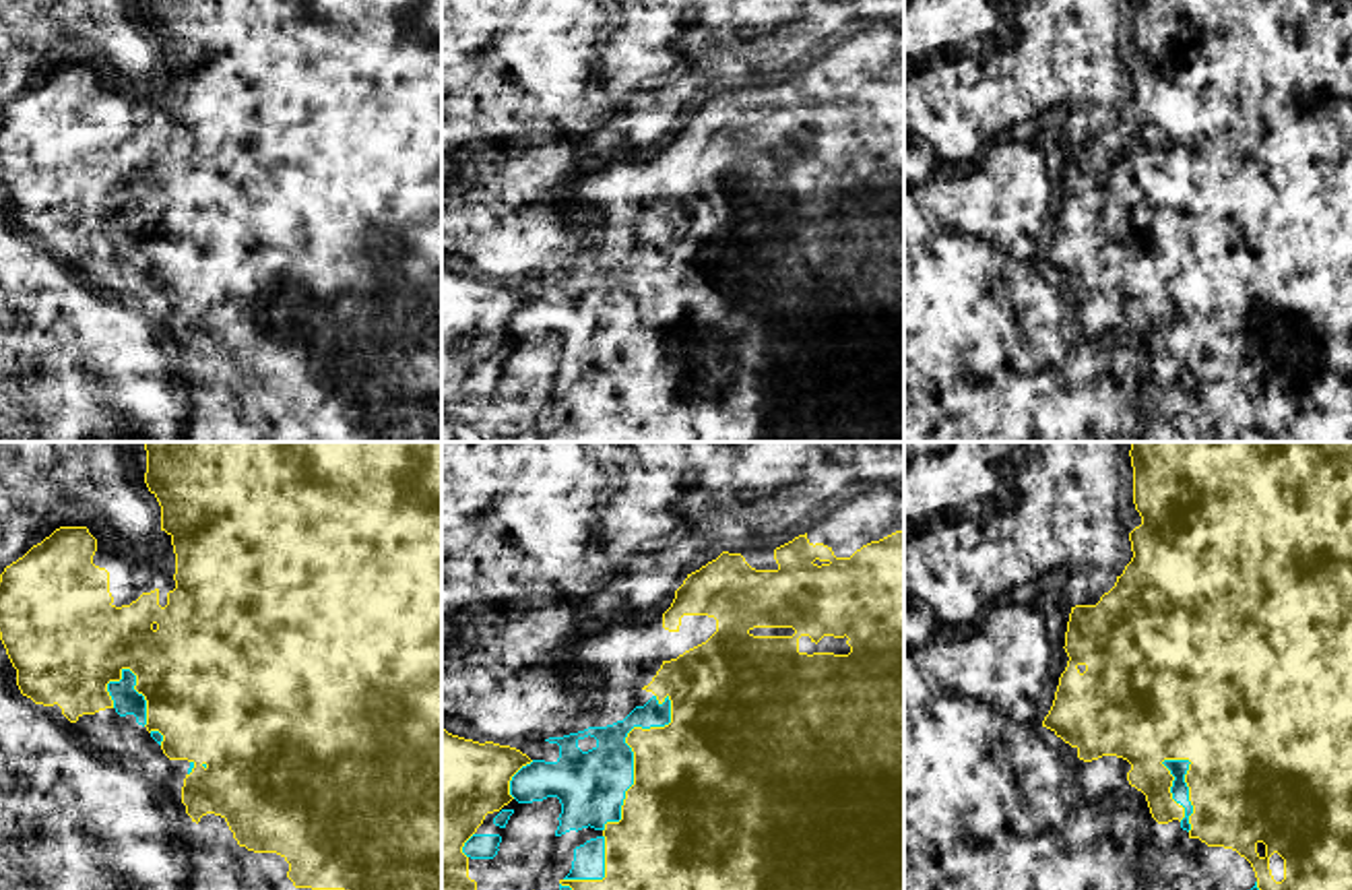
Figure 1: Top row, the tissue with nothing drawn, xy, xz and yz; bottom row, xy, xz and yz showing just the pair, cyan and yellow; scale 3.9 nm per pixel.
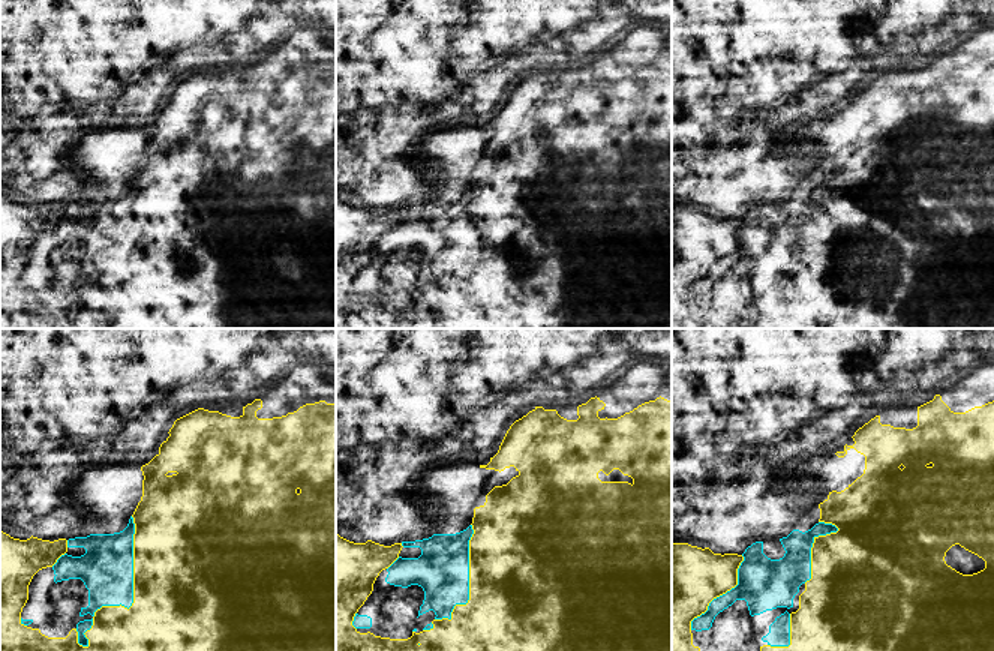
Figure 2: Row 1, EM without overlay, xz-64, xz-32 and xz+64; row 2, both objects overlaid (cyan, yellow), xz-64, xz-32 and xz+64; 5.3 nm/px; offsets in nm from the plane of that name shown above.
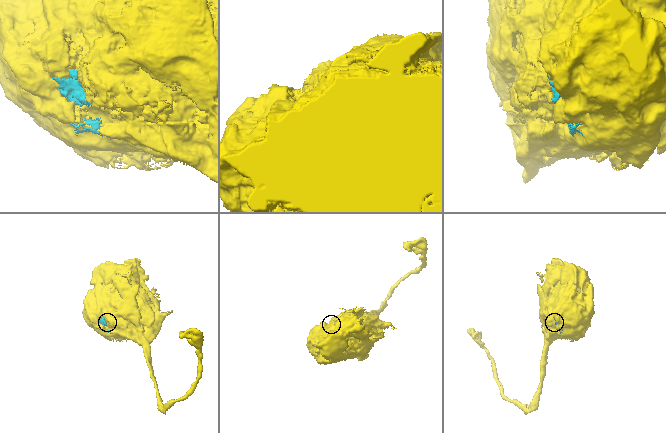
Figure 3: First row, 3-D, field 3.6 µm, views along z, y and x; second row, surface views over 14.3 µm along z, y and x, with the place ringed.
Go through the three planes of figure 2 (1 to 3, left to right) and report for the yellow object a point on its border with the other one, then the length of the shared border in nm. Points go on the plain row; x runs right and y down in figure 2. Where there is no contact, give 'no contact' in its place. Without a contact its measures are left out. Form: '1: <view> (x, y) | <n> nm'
1: xz-64 (132, 261) | 750 nm
2: xz-32 (468, 246) | 550 nm
3: xz+64 (811, 210) | 360 nm

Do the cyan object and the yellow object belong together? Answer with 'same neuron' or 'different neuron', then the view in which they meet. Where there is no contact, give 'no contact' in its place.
same neuron | xz

